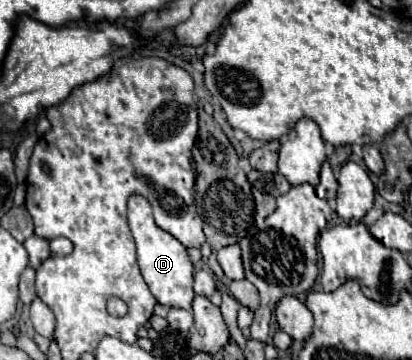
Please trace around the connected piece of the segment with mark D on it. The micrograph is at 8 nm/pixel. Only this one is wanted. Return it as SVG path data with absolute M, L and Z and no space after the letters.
M133 194L127 200L127 218L129 218L129 228L137 244L137 262L141 268L141 274L151 290L151 294L157 298L159 304L169 306L169 308L183 308L191 310L193 302L193 264L187 256L187 248L175 240L171 234L161 230L155 220L153 220L153 210L147 198L141 194Z

